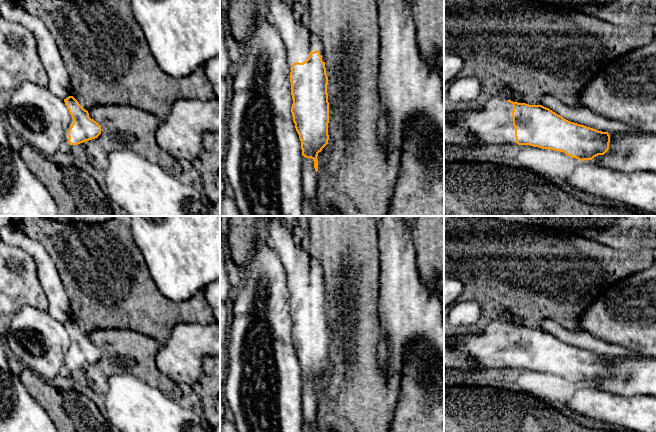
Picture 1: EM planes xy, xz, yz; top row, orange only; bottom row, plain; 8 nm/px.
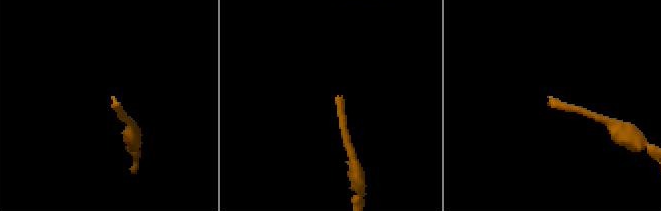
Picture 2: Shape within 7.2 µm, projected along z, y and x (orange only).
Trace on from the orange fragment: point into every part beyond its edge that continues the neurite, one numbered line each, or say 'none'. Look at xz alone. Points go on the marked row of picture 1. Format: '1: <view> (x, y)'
1: xz (299, 41)

